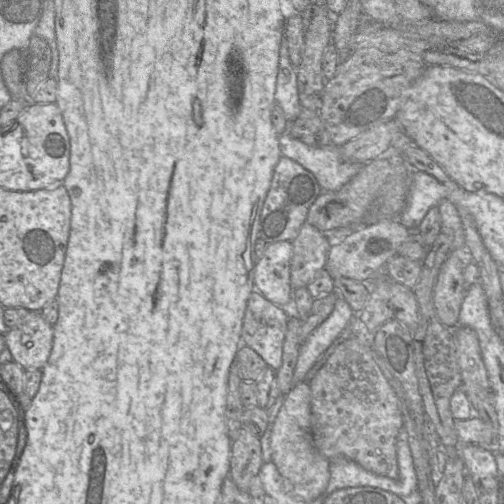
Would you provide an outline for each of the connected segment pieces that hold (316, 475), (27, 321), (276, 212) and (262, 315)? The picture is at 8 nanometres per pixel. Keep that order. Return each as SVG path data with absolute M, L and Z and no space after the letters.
M308 382L297 383L285 394L276 415L270 436L271 461L280 475L291 485L294 495L304 501L312 501L326 489L330 478L330 461L313 446L310 433L310 387Z
M28 312L22 323L7 329L4 337L12 361L25 370L41 370L51 353L54 331L40 312Z
M282 156L272 176L271 185L260 215L259 238L267 244L293 241L309 212L309 208L322 192L315 176L294 160Z
M253 290L247 301L242 323L242 345L253 349L269 368L277 370L282 364L282 350L287 330L288 317L283 308L267 300L257 290Z

